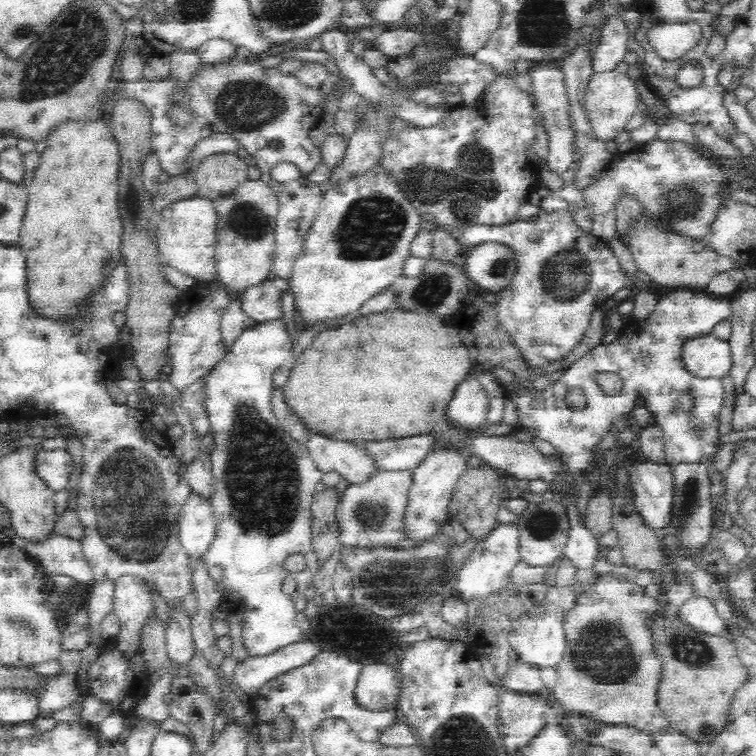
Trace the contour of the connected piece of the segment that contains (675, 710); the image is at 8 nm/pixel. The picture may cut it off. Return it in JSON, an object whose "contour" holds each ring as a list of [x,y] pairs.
{"contour":[[[668,603],[668,613],[662,617],[658,613],[652,620],[654,626],[652,631],[656,636],[656,655],[663,662],[663,669],[660,677],[660,684],[655,689],[657,695],[657,705],[660,707],[662,714],[668,721],[668,726],[677,730],[680,734],[688,737],[694,743],[707,748],[716,736],[720,735],[725,729],[728,722],[728,714],[732,706],[732,698],[734,692],[741,688],[742,684],[747,681],[747,672],[743,662],[740,662],[736,647],[732,642],[732,638],[727,634],[718,636],[708,636],[702,632],[693,630],[688,625],[684,625],[678,619],[675,609]]]}

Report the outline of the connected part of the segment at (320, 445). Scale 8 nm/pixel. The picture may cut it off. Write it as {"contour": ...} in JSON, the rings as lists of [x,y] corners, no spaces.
{"contour":[[[311,434],[305,445],[316,468],[323,473],[338,472],[350,485],[362,484],[380,471],[375,459],[361,443]]]}

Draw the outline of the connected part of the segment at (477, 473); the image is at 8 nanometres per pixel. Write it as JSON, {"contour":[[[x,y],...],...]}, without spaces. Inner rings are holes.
{"contour":[[[484,464],[480,468],[468,468],[454,487],[448,508],[449,517],[458,521],[470,537],[484,541],[497,528],[497,514],[505,502],[504,487],[496,469]]]}

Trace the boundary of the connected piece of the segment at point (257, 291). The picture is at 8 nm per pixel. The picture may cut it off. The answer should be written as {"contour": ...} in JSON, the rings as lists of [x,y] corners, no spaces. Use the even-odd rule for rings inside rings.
{"contour":[[[272,280],[247,288],[240,303],[244,314],[256,323],[268,323],[282,317],[282,293]]]}

